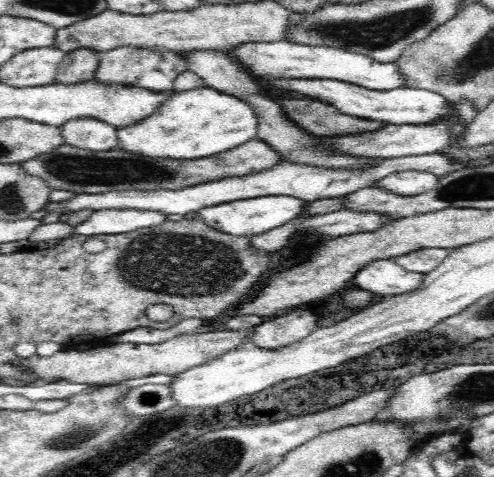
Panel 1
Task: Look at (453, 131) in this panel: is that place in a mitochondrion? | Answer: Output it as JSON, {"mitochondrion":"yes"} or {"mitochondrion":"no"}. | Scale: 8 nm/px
{"mitochondrion":"no"}

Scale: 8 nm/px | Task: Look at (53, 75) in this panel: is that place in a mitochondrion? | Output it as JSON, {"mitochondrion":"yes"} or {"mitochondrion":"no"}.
{"mitochondrion":"no"}

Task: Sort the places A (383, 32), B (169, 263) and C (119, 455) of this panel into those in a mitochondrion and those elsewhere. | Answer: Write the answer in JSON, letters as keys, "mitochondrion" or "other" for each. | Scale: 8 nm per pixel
{"A":"mitochondrion","B":"mitochondrion","C":"mitochondrion"}

